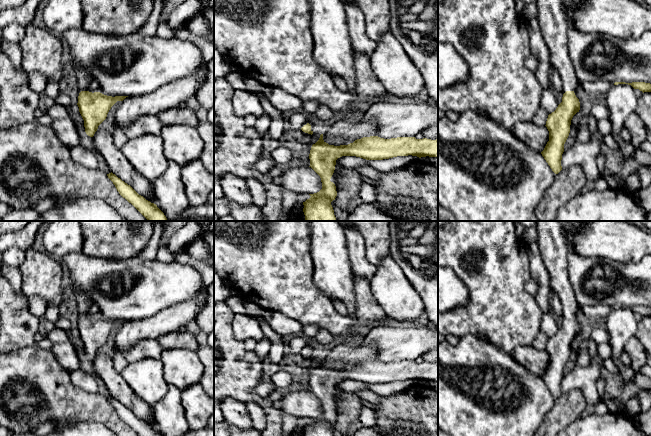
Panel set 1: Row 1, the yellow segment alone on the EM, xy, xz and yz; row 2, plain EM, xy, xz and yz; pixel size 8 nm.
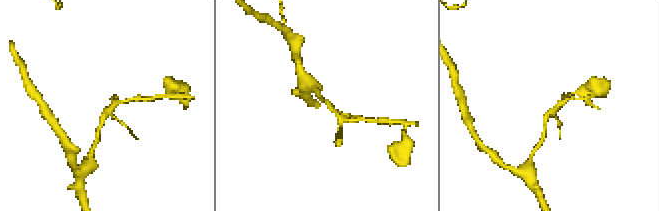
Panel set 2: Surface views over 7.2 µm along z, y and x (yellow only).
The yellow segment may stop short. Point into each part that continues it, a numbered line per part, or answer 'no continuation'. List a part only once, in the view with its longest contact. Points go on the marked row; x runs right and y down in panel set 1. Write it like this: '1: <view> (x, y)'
1: yz (554, 28)

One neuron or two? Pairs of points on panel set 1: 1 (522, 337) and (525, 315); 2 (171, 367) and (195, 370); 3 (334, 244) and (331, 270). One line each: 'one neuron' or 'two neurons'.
1: one neuron
2: one neuron
3: one neuron

